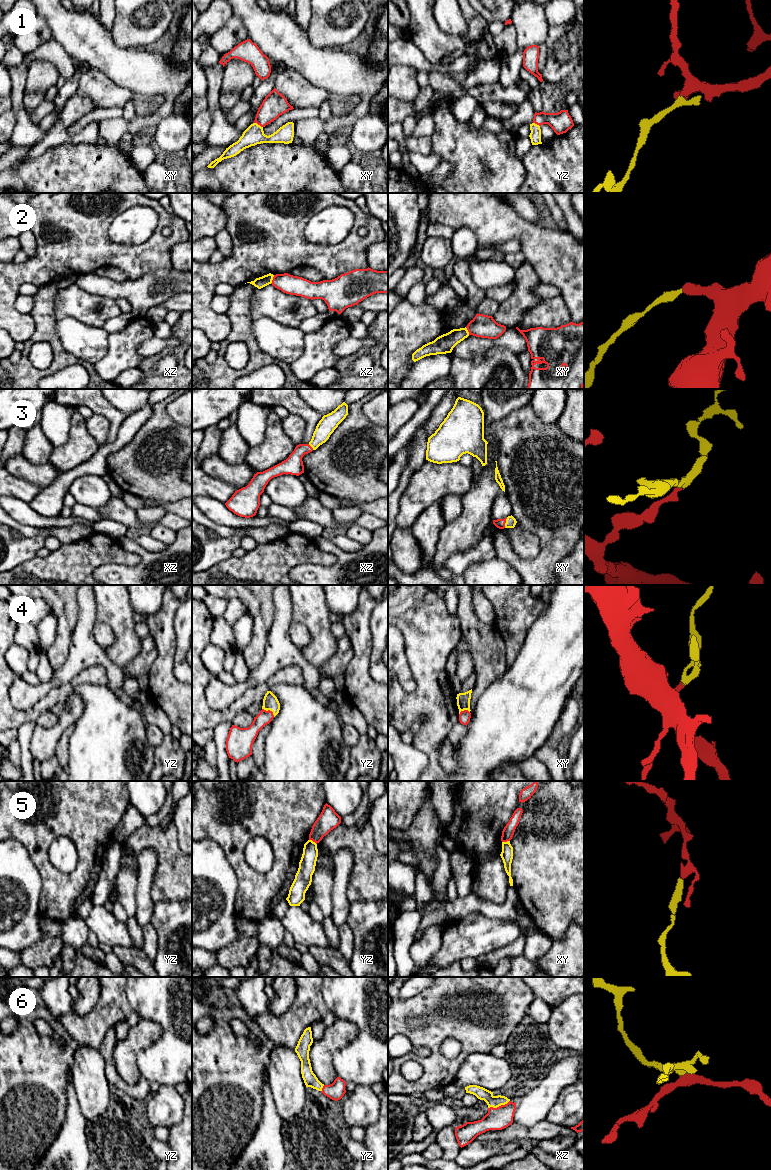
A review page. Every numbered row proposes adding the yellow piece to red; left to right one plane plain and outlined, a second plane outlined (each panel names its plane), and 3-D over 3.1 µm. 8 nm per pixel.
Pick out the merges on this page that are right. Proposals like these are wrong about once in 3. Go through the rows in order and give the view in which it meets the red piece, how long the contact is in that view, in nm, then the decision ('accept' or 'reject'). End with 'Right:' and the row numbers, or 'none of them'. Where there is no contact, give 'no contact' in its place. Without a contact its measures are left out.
1: xy | 80 nm | accept
2: xz | 80 nm | reject
3: xy | 80 nm | accept
4: yz | 120 nm | accept
5: yz | 80 nm | reject
6: xz | 190 nm | accept
Right: 1, 3, 4, 6

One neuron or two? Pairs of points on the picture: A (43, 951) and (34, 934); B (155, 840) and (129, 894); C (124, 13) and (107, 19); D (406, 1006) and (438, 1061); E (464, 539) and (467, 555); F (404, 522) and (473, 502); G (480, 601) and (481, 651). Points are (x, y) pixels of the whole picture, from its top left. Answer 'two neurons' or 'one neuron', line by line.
A: two neurons
B: two neurons
C: two neurons
D: one neuron
E: two neurons
F: two neurons
G: two neurons

